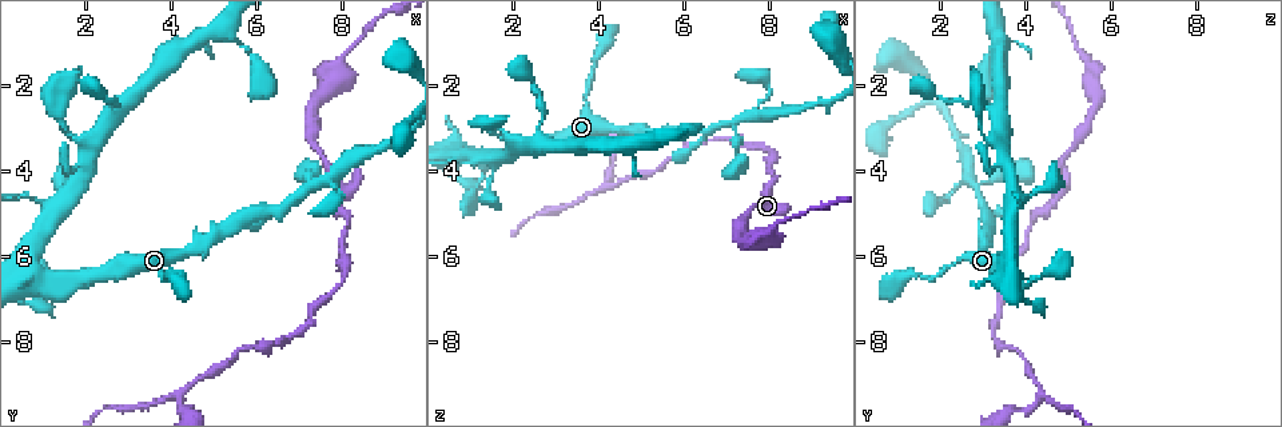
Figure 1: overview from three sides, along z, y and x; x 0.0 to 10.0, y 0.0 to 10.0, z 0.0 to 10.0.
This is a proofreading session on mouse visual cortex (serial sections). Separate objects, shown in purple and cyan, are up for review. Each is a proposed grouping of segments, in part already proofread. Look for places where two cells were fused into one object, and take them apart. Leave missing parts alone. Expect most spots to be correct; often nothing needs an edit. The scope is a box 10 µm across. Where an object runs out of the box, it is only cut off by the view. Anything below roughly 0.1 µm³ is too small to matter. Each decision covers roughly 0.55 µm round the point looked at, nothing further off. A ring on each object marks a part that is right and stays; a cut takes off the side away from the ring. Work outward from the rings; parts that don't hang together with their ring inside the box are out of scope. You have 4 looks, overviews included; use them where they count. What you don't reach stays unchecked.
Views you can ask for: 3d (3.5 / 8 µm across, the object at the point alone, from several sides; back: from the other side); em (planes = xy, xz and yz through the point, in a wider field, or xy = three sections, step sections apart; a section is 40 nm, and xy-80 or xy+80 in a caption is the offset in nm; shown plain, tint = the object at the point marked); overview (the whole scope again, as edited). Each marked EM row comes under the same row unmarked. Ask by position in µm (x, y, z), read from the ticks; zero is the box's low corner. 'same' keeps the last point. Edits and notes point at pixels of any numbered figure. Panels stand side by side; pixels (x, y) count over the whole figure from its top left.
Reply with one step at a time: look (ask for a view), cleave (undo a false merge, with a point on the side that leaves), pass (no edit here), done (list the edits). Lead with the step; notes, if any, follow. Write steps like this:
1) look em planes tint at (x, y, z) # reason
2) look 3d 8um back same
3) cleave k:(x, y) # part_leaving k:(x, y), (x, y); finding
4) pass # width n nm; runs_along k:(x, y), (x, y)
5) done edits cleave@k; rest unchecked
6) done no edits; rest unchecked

look 3d 3.5um at (7.10, 4.50, 2.95) # arms part here

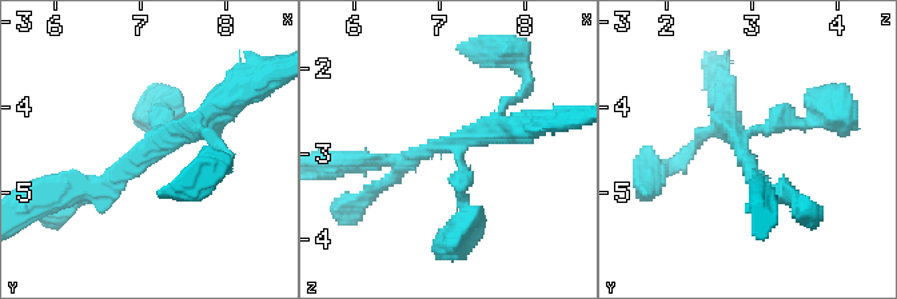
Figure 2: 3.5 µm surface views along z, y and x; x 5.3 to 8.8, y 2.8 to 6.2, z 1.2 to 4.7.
look em xy step 5 tint at (7.10, 4.50, 2.85) # arms 3; arm_widths 150, 200, 300 nm; shape alone is not enough

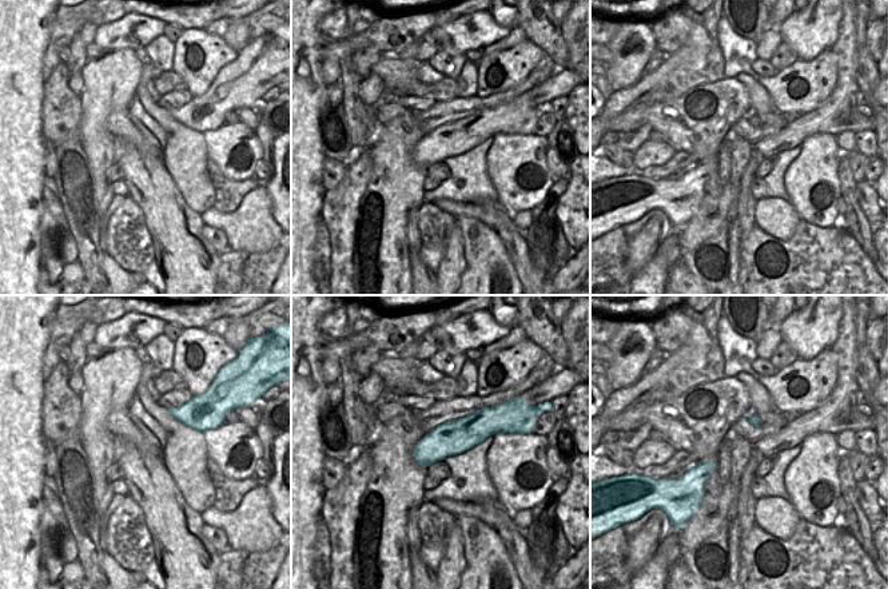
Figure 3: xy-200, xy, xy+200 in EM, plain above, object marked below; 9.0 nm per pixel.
pass # runs_along 3:(494, 424), (482, 424), (415, 454); one cell here

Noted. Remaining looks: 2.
look 3d 3.5um at (6.60, 7.85, 3.30) # a narrow waist

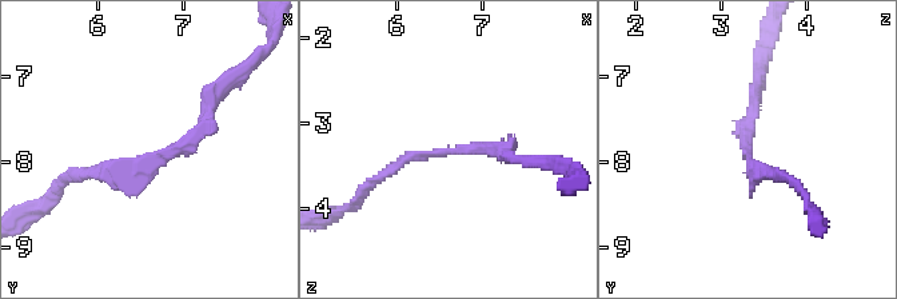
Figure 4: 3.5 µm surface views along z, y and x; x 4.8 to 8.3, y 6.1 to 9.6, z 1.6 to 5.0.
pass # arm_widths 150, 150 nm; runs_along 4:(211, 100), (178, 148), (71, 174); continuous, no second cell

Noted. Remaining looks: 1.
done no edits; rest unchecked

